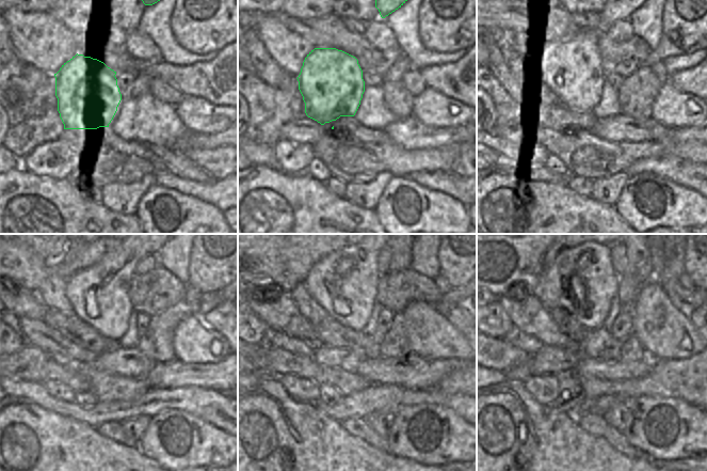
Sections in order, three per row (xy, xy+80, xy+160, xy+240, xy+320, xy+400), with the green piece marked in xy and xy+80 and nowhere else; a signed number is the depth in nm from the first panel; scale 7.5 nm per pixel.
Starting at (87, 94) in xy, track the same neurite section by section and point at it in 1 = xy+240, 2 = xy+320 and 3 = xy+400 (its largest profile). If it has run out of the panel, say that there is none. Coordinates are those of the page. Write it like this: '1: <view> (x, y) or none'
1: xy+240 (98, 295)
2: xy+320 (350, 298)
3: xy+400 (589, 297)

